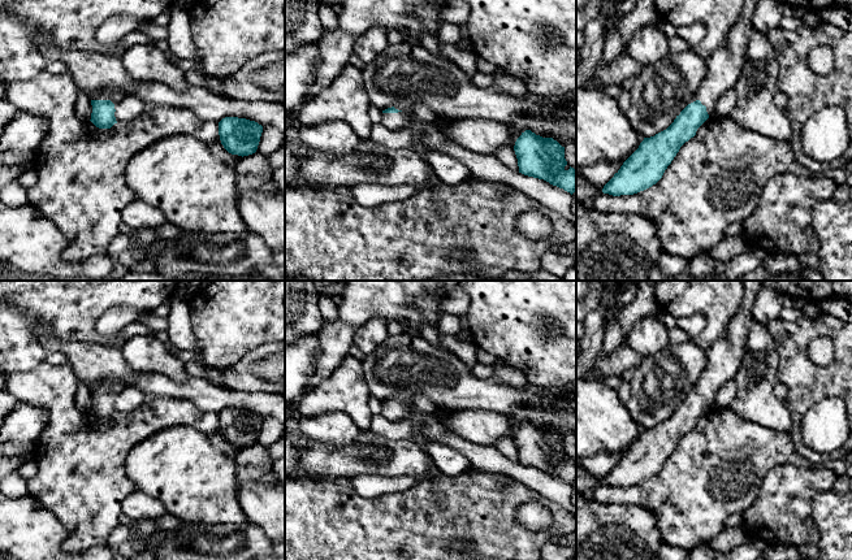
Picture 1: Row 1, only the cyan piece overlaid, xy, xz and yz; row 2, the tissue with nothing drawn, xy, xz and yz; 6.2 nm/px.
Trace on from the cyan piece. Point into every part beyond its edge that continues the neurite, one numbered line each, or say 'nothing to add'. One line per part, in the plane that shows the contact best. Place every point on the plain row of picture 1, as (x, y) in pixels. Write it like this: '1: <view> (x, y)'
1: xz (393, 412)

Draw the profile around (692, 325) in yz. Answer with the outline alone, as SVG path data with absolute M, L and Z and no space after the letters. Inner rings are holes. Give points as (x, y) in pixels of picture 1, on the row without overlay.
M702 313L676 318L676 326L680 327L691 339L695 339L701 334L705 324L706 317Z

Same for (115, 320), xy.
M129 307L111 308L98 320L95 330L103 337L113 337L121 333L129 324L138 321L143 313L152 313L152 311L140 311Z

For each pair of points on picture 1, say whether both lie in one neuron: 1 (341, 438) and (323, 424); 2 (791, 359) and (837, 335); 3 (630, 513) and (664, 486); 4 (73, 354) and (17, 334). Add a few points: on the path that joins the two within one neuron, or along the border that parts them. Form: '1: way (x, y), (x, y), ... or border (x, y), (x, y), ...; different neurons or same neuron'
1: way (337, 434), (331, 428), (327, 428); same neuron
2: way (799, 346), (813, 331), (824, 331); same neuron
3: border (609, 503), (647, 507), (658, 529); different neurons
4: border (38, 333), (43, 330), (55, 338), (74, 342); different neurons

